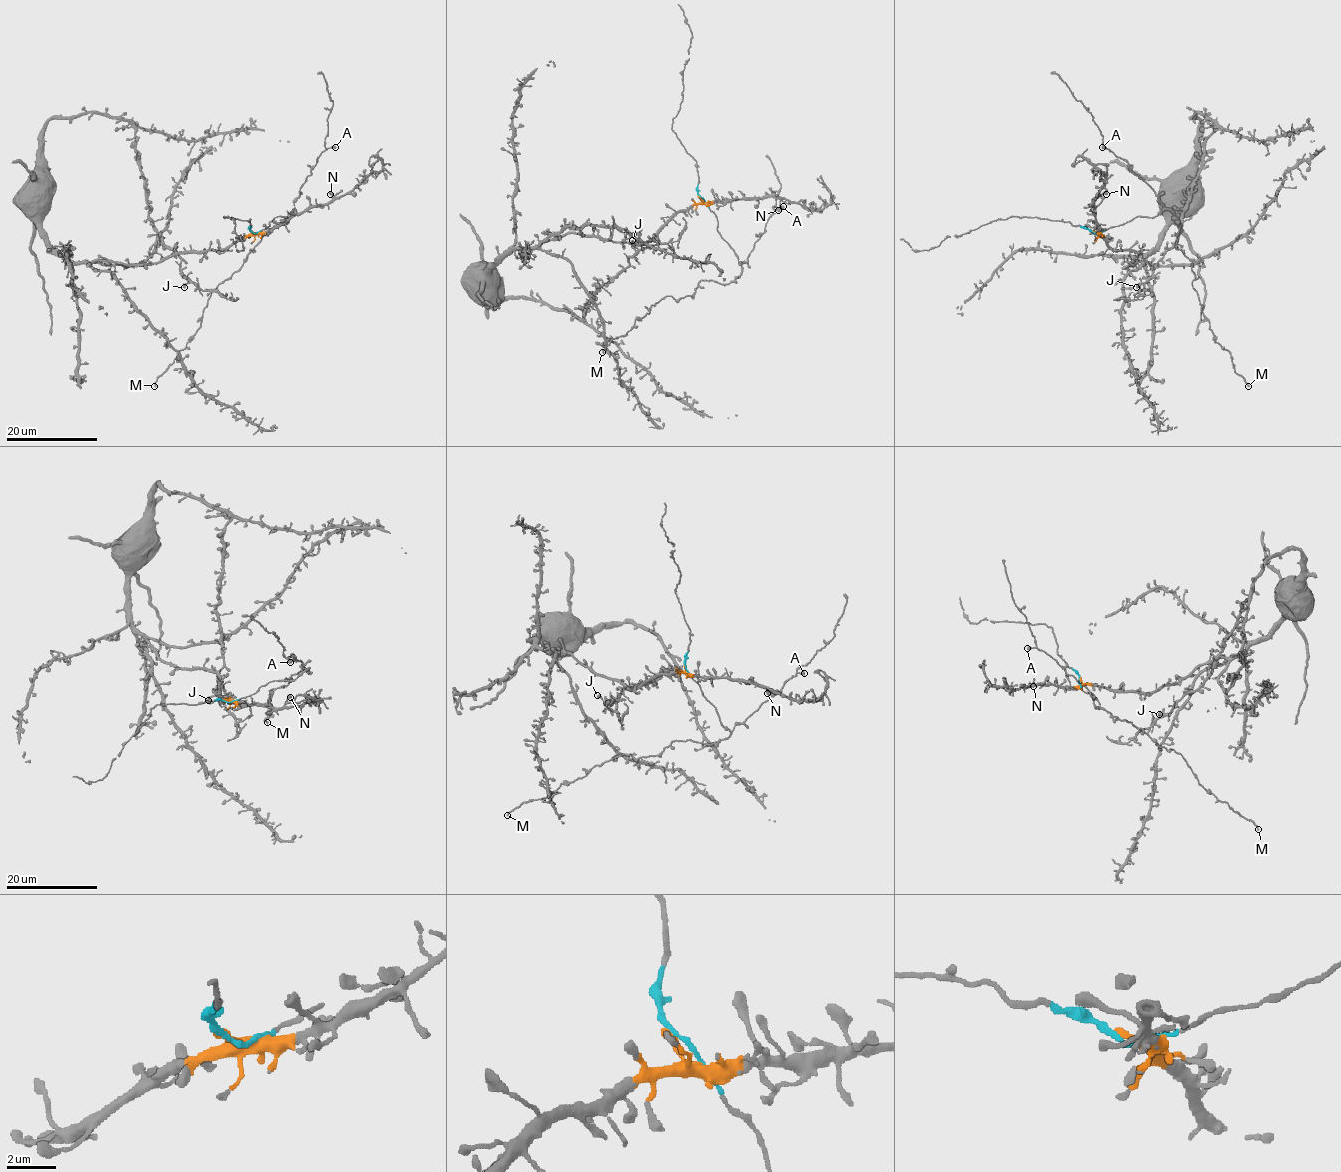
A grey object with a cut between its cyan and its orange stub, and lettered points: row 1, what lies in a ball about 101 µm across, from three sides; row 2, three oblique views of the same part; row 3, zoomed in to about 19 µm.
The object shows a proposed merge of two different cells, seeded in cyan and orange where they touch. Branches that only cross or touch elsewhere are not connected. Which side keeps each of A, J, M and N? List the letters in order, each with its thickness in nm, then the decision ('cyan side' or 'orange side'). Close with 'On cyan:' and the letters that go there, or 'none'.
A: calibre 440 nm; cyan side
J: calibre 400 nm; orange side
M: calibre 200 nm; cyan side
N: calibre 440 nm; orange side
On cyan: A, M

